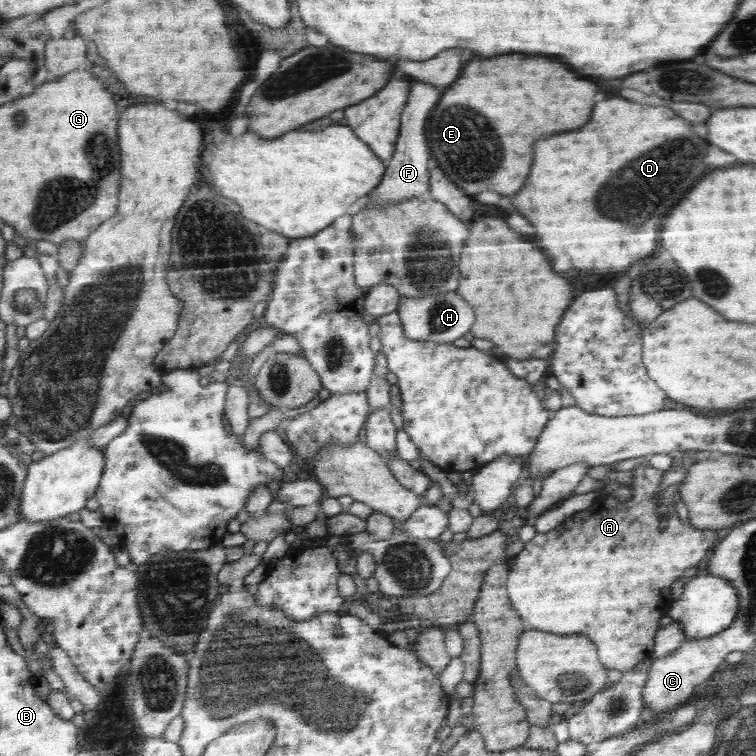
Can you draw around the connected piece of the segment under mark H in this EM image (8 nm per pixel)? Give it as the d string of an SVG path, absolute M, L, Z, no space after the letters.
M454 292L432 295L424 299L401 296L395 311L398 312L405 335L410 340L449 343L462 338L472 328L472 306Z

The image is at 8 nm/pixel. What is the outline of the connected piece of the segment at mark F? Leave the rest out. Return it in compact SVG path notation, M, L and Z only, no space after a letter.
M417 80L414 84L414 92L410 92L410 104L406 104L405 111L401 115L401 131L397 139L396 152L390 162L384 164L384 179L369 192L370 200L366 207L405 201L429 190L429 166L432 162L430 162L430 150L426 144L425 128L428 125L430 110L434 108L434 104L442 94L444 94L442 88L436 88L425 81Z

